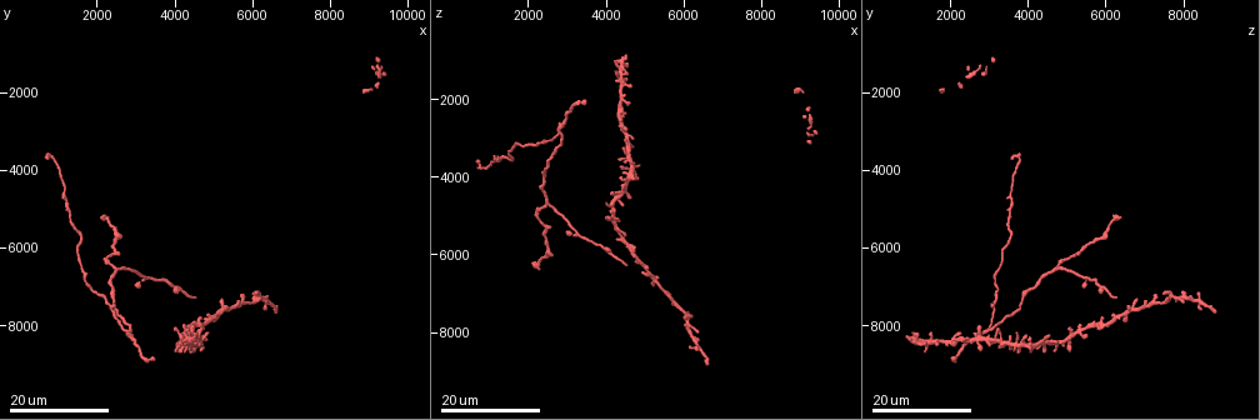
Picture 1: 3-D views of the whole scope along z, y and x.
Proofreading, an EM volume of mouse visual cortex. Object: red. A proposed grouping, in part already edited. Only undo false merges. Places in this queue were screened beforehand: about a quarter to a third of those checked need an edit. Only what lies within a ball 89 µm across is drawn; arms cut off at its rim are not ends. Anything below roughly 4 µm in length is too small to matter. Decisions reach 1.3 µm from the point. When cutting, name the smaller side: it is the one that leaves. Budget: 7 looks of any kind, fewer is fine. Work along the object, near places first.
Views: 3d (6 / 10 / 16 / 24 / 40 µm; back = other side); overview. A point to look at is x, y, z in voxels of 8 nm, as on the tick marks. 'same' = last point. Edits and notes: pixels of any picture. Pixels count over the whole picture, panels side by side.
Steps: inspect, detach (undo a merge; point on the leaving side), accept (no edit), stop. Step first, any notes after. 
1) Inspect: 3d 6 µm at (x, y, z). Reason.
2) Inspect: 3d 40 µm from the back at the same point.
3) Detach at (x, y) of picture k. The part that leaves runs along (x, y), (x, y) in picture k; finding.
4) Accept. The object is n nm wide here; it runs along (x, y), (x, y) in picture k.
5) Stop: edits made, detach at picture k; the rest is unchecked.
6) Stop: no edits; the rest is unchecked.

Inspect: 3d 16 µm at (6100, 7200, 7650). Looks like a crossing.

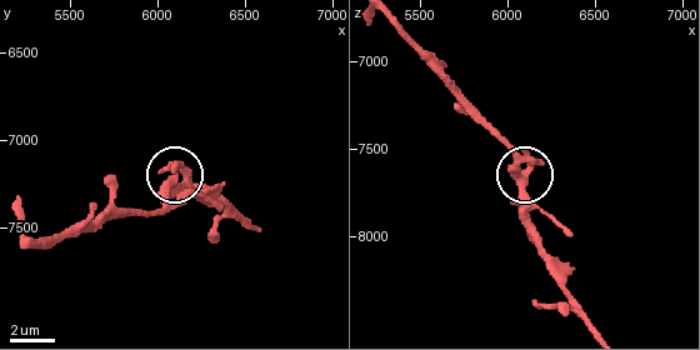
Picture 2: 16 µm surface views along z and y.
Inspect: 3d 10 µm at (6080, 7240, 7700).

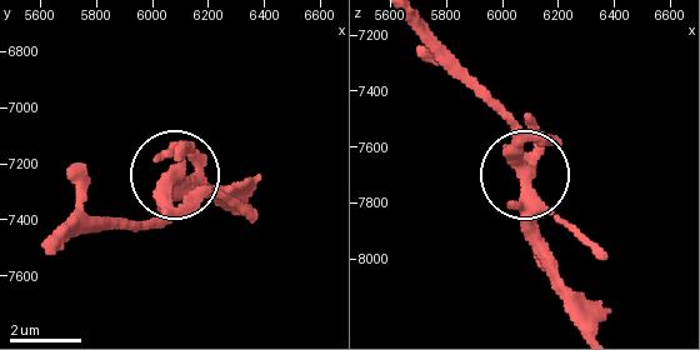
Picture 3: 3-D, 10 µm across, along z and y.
Accept. 4 arms meet here; it runs along (409, 26), (511, 134), (540, 265) in picture 3; one neuron here.

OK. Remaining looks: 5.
Inspect: 3d 16 µm at (2750, 8150, 2900). Three-way junction.

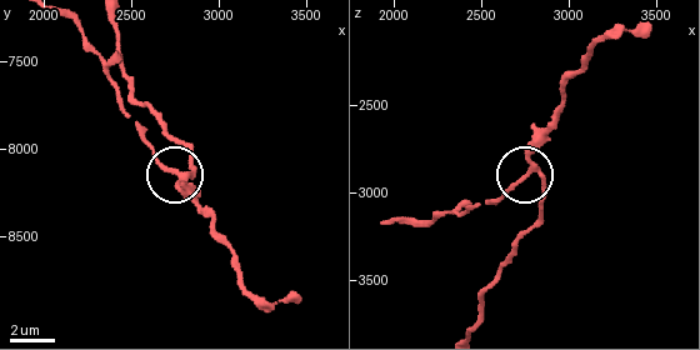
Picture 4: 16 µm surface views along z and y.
Inspect: 3d 6 µm at (2780, 8160, 2880).

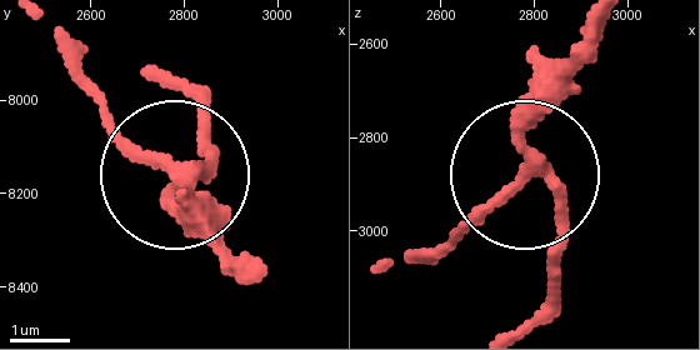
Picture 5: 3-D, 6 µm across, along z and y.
Accept. It runs along (524, 325), (554, 280), (554, 205), (524, 130), (569, 61) in picture 5; one neuron here.

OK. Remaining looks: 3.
Inspect: 3d 24 µm at (4600, 8400, 3300). Calibre changes.

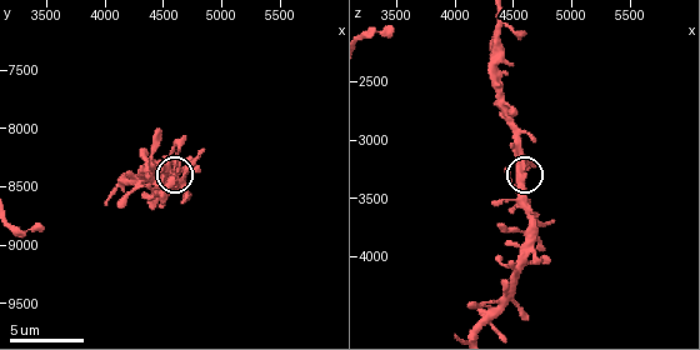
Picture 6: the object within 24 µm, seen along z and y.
Inspect: 3d 6 µm at the same point. Closer look.

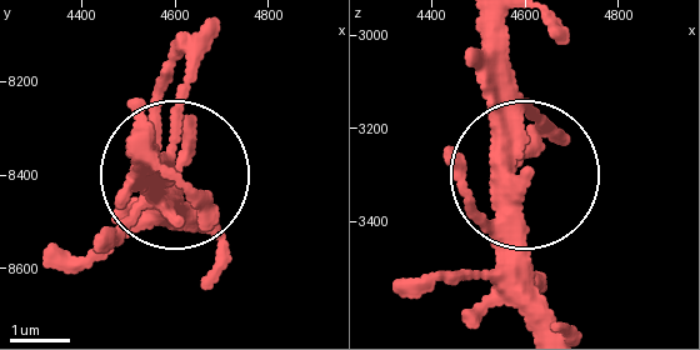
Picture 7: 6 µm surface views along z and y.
Accept. One neuron here.

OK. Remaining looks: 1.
Stop: no edits; the rest is unchecked.

